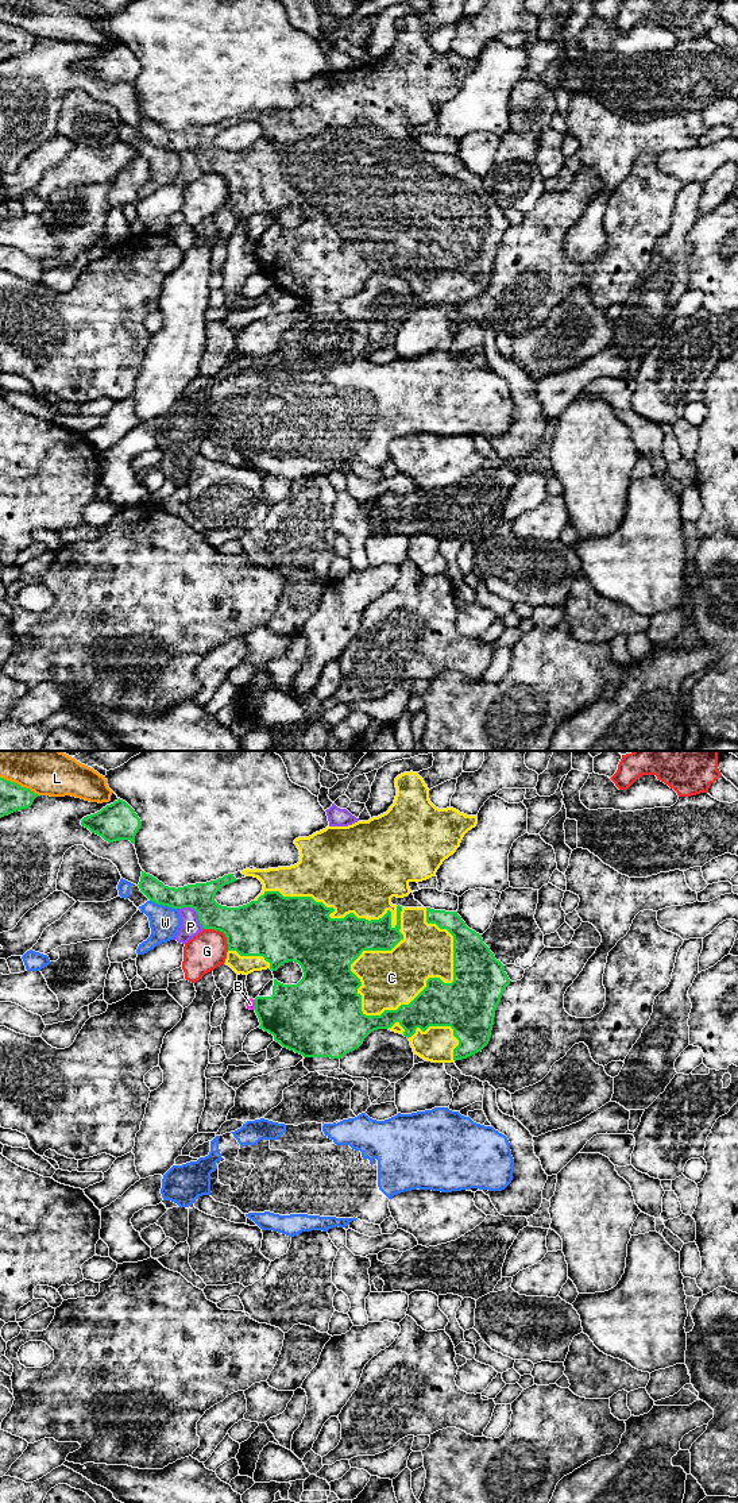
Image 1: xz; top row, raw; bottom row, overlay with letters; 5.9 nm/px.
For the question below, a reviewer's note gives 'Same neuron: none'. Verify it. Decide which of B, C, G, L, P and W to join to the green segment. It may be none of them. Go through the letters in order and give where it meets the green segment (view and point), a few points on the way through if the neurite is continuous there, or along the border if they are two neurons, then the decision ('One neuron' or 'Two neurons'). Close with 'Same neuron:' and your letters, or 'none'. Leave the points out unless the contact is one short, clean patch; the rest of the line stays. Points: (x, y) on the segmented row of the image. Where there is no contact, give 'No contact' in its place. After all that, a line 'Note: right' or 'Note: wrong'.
B: Touches green at xz (255, 1005). Two neurons
C: Touches green at xz (447, 983). One neuron
G: Touches green at xz (221, 931). Two neurons
L: Touches green at xz (19, 785). Two neurons
P: Touches green at xz (196, 910). Boundary: xz (180, 908), (192, 908), (204, 928). Two neurons
W: Touches green at xz (165, 905). Two neurons
Same neuron: C
Note: wrong

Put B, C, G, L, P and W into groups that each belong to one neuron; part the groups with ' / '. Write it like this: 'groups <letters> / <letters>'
groups B / C / G / L / P / W

